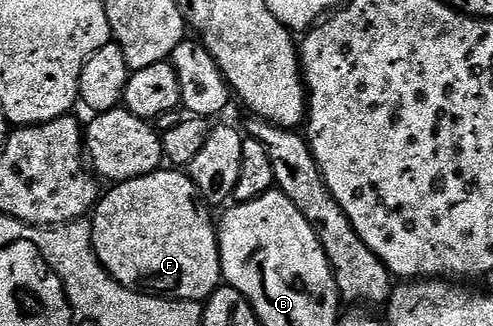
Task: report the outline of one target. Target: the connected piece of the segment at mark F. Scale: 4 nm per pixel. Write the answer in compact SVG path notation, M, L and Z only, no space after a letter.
M160 168L151 174L146 174L140 178L134 178L128 182L121 182L110 187L111 191L104 193L99 201L95 203L91 223L91 247L95 250L95 255L99 257L99 263L107 269L111 277L116 278L122 286L130 290L138 290L140 294L153 294L156 296L166 296L174 298L180 302L202 303L208 299L221 285L221 271L219 269L219 235L216 223L211 222L212 211L208 203L203 201L199 195L199 189L195 187L195 182L179 168Z

